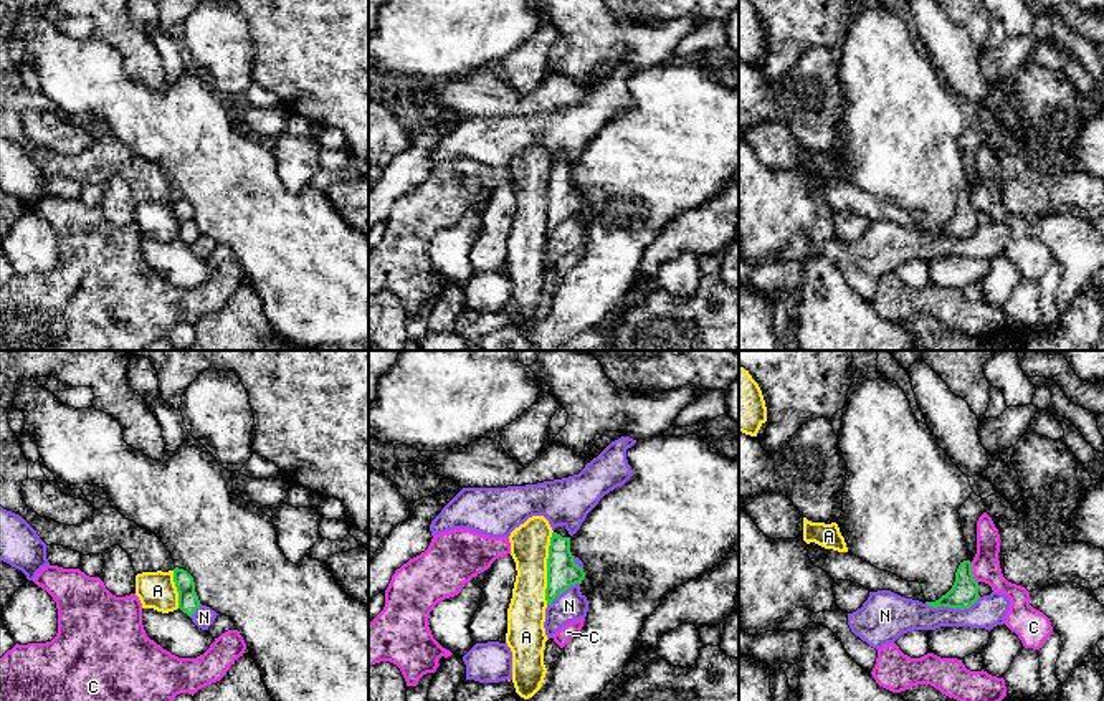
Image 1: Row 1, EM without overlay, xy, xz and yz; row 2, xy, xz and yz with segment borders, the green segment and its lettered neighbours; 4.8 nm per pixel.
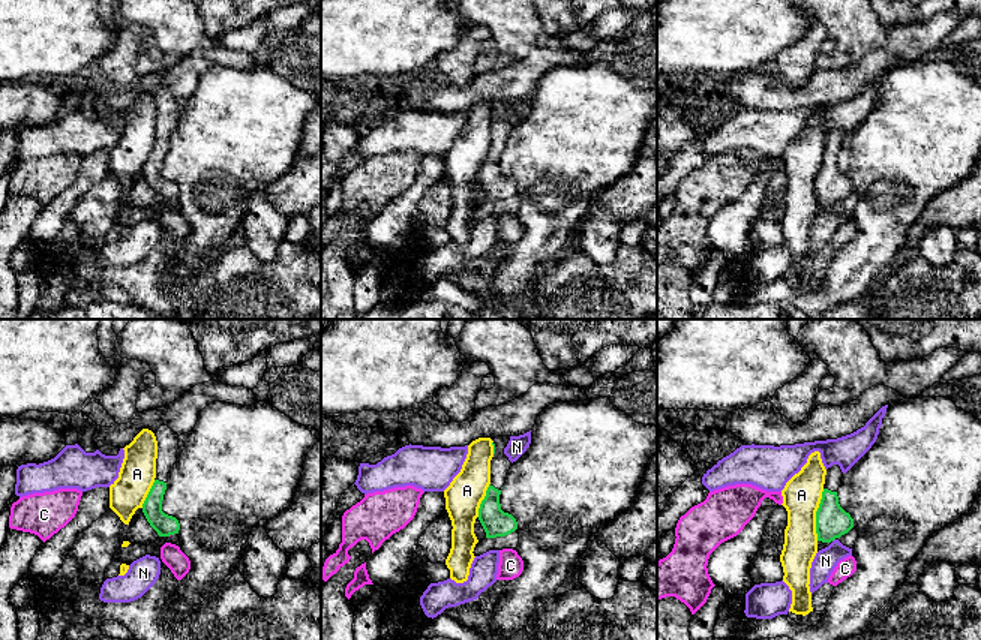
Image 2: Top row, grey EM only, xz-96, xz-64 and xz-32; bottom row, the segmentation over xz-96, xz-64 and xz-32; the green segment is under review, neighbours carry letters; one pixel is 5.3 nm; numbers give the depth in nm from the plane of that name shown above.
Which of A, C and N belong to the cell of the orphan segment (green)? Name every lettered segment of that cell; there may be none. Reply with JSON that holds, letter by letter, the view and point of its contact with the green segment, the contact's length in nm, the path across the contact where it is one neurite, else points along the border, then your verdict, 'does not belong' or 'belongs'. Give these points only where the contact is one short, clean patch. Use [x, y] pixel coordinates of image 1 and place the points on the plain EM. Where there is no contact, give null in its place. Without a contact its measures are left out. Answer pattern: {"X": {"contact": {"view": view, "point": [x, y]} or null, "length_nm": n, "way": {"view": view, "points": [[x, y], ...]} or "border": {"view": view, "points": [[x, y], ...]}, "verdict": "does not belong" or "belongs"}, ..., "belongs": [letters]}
{"A": {"contact": {"view": "xz", "point": [547, 199]}, "length_nm": 360, "verdict": "does not belong"}, "C": {"contact": {"view": "yz", "point": [970, 202]}, "length_nm": 110, "verdict": "does not belong"}, "N": {"contact": {"view": "yz", "point": [952, 237]}, "length_nm": 260, "verdict": "does not belong"}, "belongs": []}

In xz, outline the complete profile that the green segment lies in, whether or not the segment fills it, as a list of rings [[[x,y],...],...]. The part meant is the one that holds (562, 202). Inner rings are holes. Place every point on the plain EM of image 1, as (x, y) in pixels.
[[[565,155],[554,159],[549,175],[547,188],[547,218],[545,230],[547,236],[575,213],[582,213],[585,202],[573,190],[570,182],[570,164]]]

